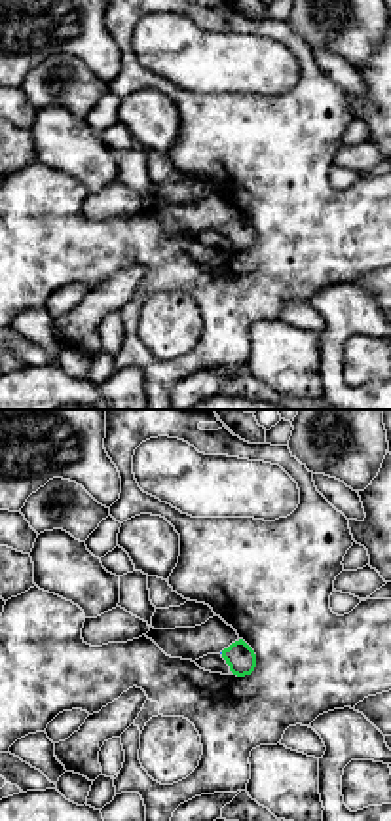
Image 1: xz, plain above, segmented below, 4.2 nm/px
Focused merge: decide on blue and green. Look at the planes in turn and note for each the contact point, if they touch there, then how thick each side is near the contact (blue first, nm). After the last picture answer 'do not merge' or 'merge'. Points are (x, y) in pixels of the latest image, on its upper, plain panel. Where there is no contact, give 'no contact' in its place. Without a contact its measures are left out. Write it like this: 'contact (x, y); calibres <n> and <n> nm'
no contact

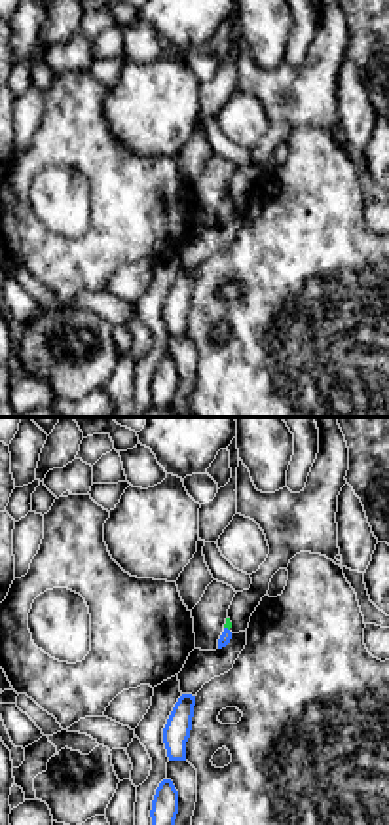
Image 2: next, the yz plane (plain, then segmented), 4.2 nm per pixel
contact (226, 203); calibres 50 and 30 nm

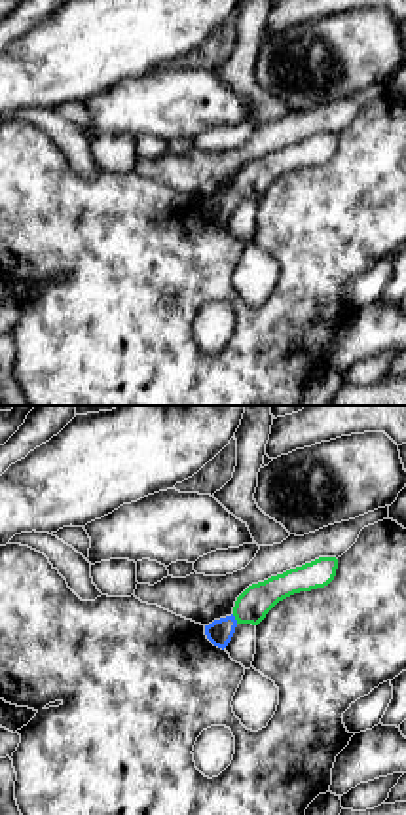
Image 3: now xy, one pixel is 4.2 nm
contact (234, 194); calibres 110 and 140 nm

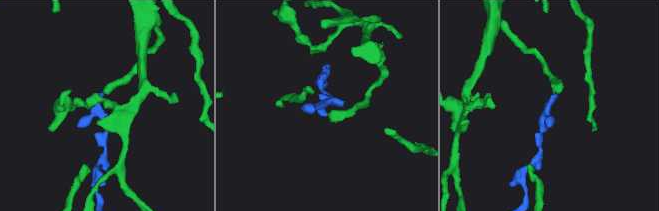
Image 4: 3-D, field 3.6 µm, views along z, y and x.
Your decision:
merge

